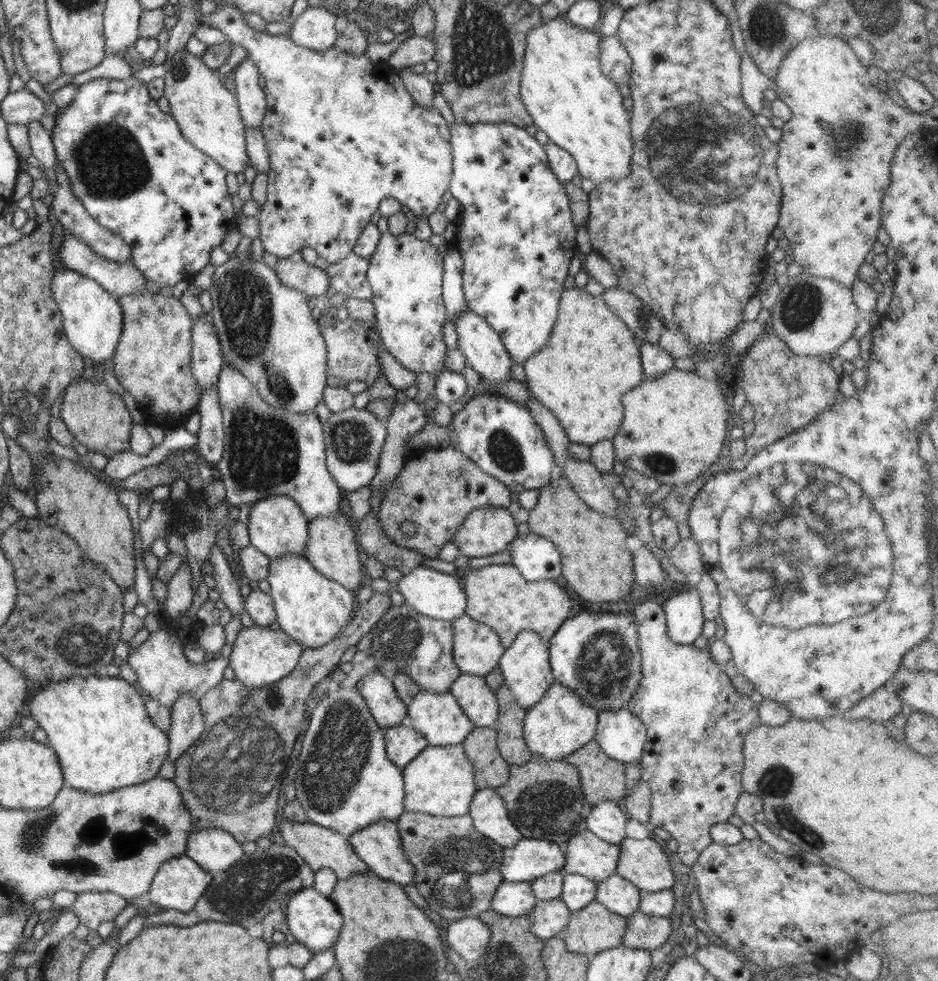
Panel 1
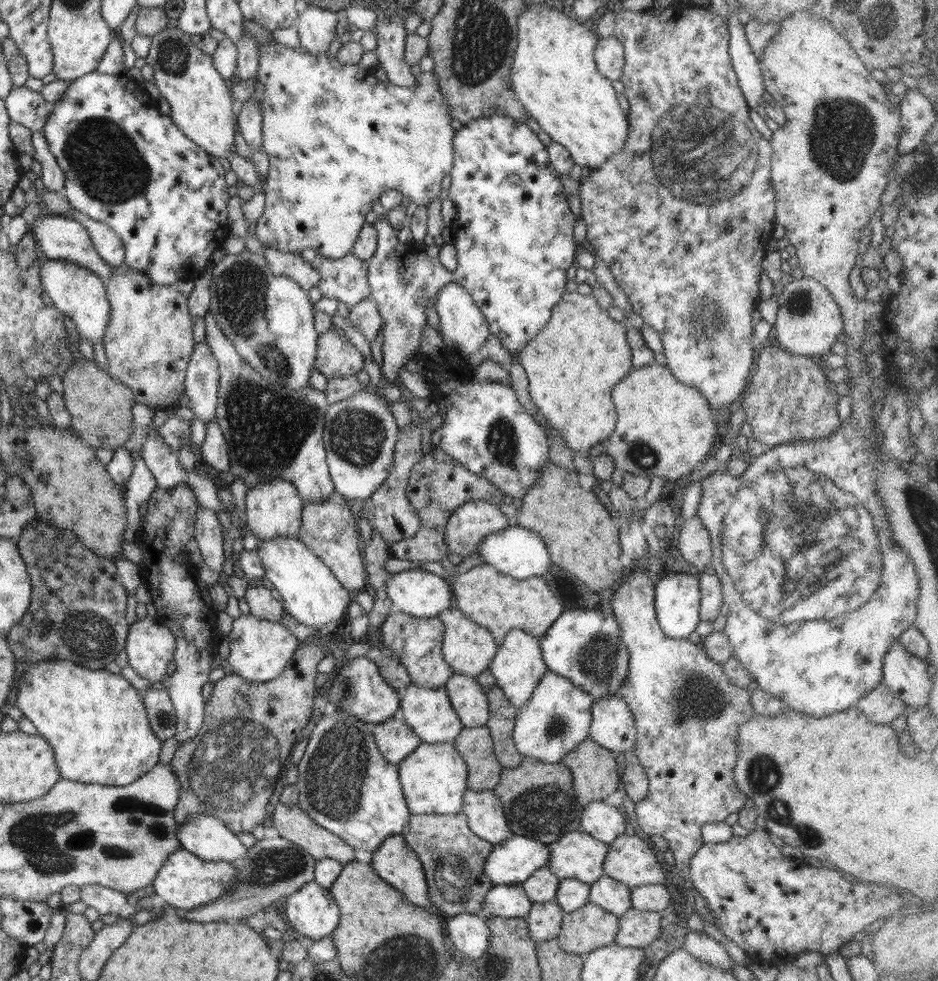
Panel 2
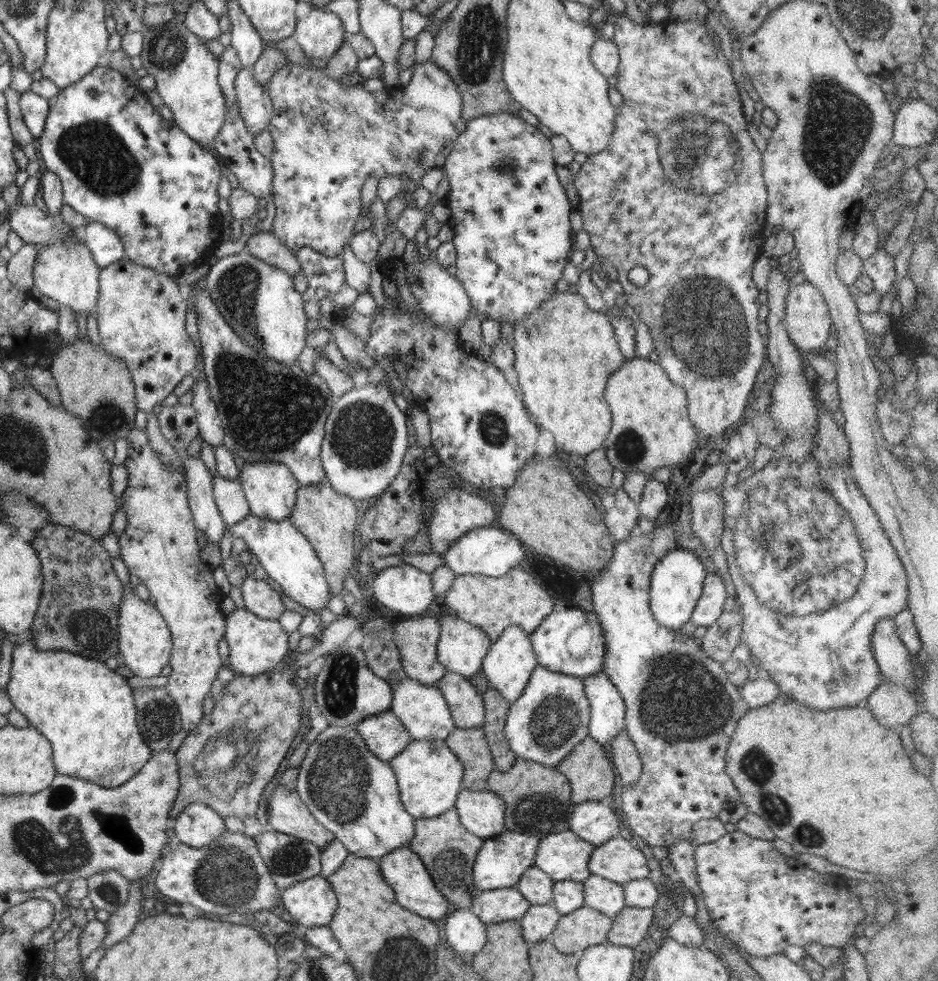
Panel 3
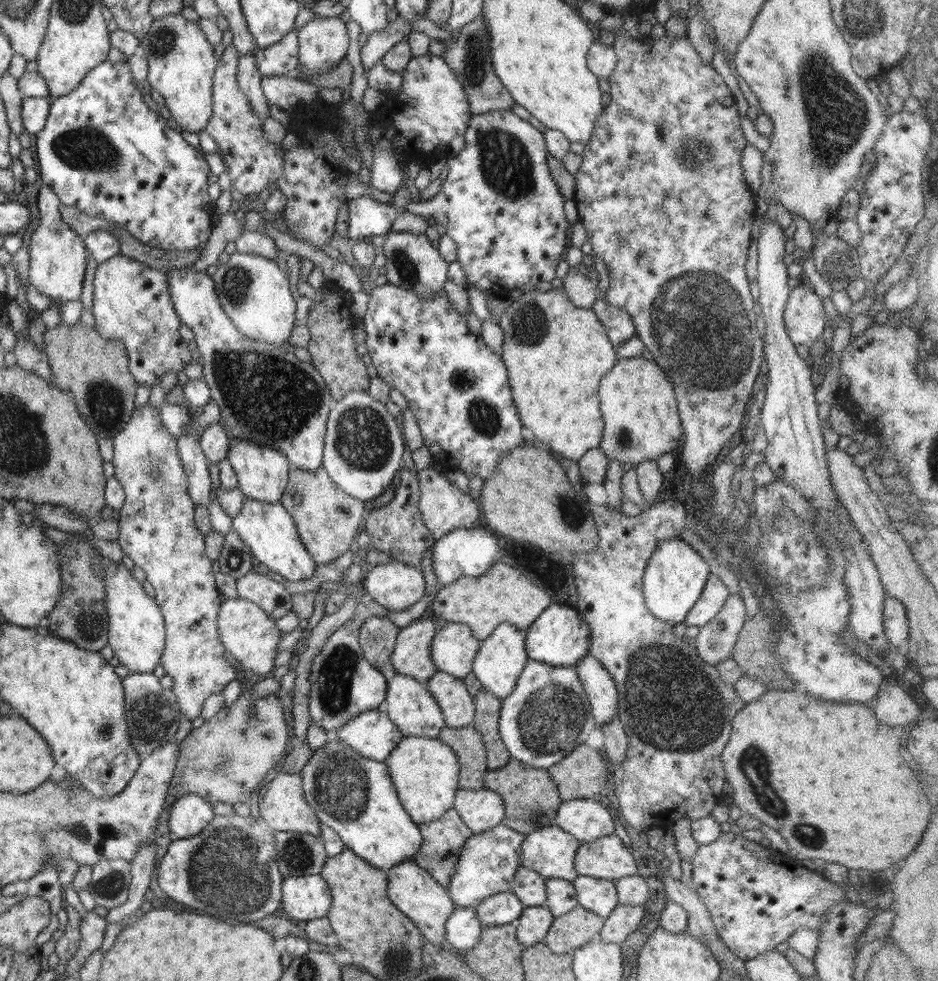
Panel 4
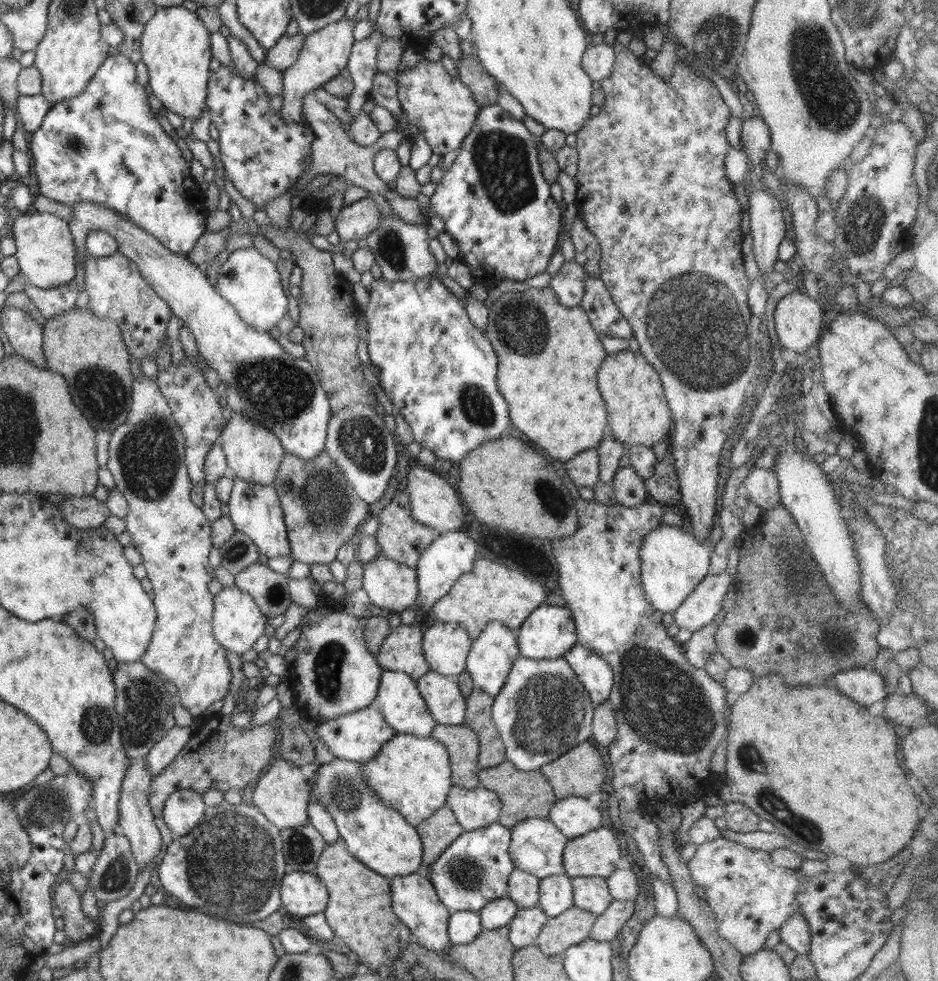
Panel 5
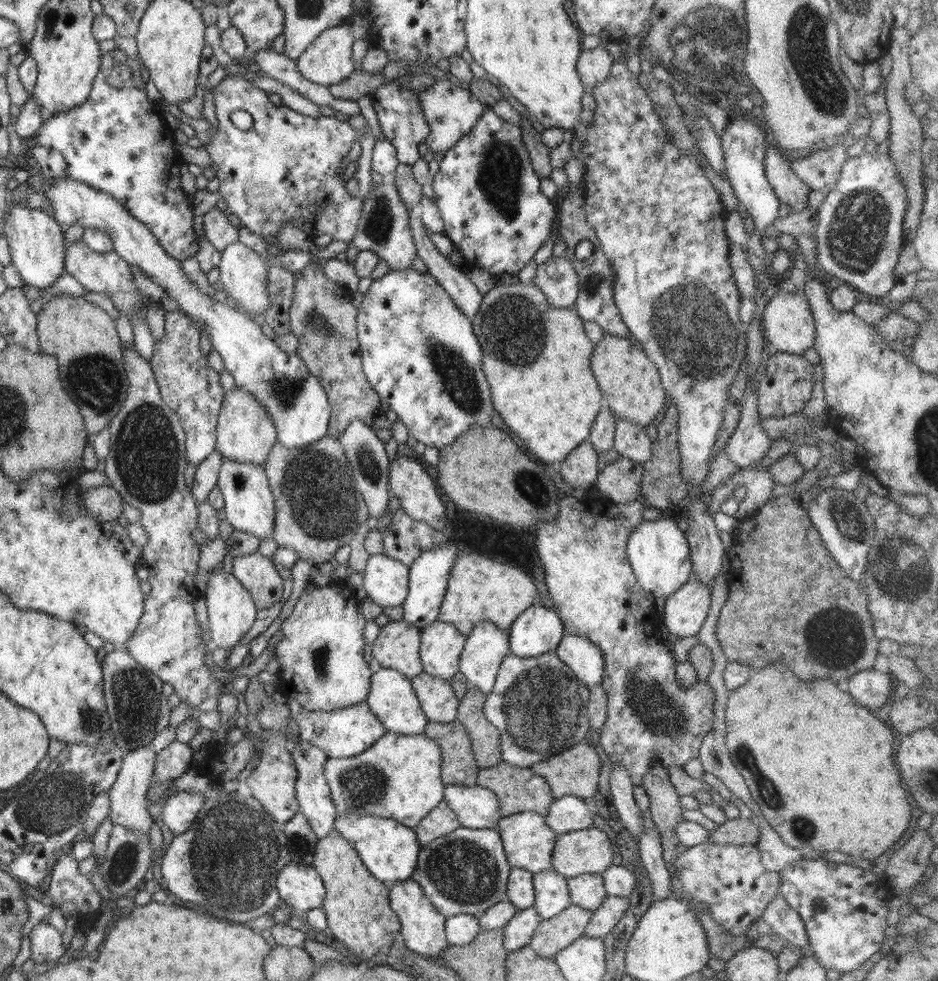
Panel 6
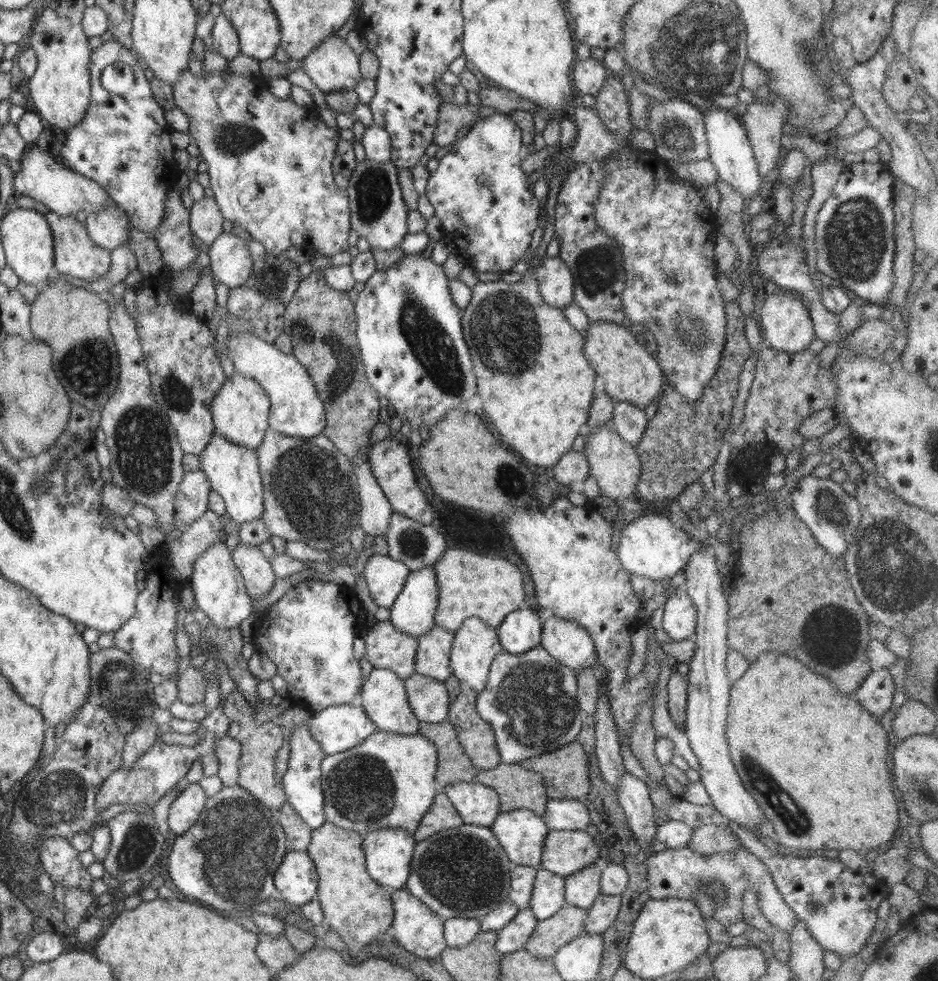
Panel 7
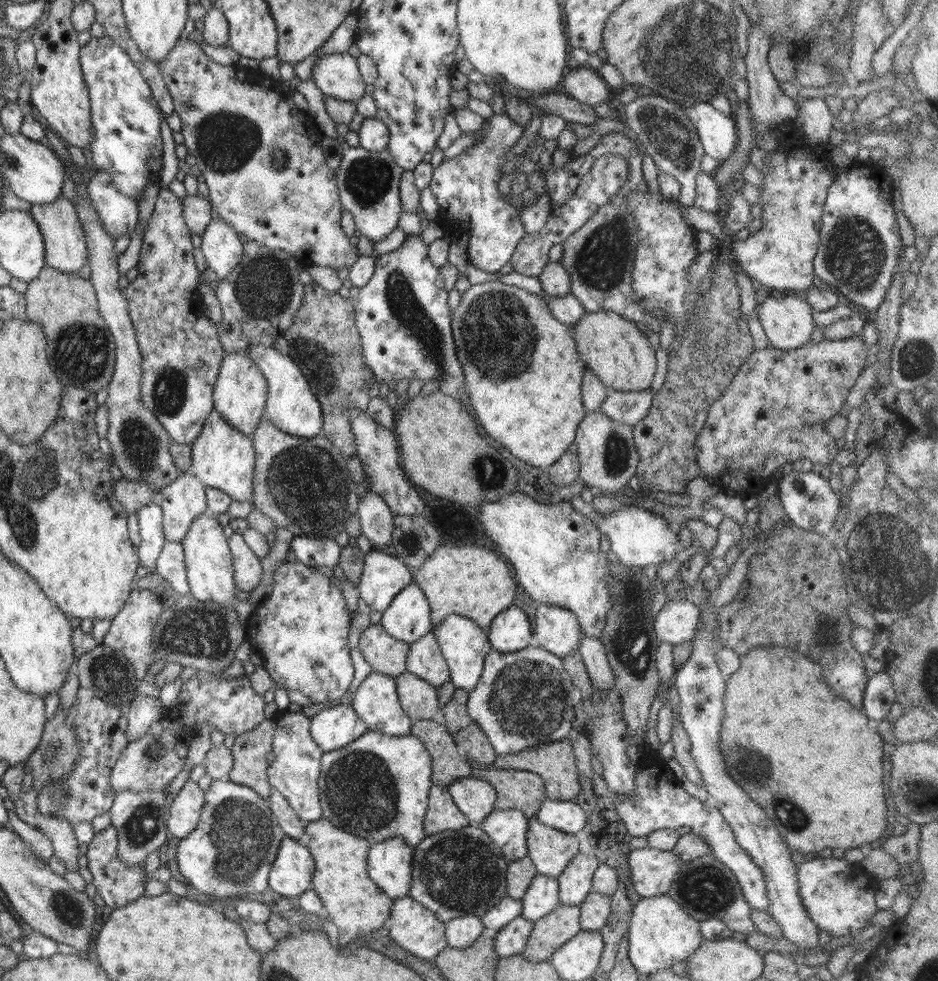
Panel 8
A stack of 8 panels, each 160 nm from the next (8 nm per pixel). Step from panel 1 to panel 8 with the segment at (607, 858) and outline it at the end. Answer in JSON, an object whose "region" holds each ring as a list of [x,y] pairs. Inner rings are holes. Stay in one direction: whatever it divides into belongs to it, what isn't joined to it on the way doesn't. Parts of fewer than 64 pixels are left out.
{"region":[[[496,808],[478,824],[508,861],[515,861],[527,855],[528,825],[529,819],[522,811]]]}

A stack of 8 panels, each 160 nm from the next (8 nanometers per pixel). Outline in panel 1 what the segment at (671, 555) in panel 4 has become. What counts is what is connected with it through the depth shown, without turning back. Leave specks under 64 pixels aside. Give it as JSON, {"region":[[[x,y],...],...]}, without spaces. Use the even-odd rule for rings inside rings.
{"region":[[[694,588],[680,589],[676,596],[664,602],[667,635],[676,644],[693,645],[702,634],[706,618],[703,614],[700,596]]]}

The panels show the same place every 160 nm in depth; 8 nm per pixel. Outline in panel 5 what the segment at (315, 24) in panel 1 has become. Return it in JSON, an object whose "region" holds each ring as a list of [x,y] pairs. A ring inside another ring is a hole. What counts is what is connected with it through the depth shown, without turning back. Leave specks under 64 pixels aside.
{"region":[[[342,17],[338,22],[333,22],[324,28],[309,34],[304,41],[296,62],[283,72],[284,98],[280,120],[286,124],[300,124],[302,122],[303,98],[313,90],[320,88],[323,84],[330,82],[338,73],[347,68],[347,62],[351,55],[351,48],[355,43],[352,35],[354,22]]]}

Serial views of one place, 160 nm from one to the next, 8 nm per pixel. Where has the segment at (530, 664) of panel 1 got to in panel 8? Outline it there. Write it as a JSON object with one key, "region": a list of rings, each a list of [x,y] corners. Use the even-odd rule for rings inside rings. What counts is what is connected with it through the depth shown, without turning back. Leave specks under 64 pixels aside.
{"region":[[[450,614],[438,628],[434,629],[434,635],[436,635],[438,647],[440,647],[440,651],[450,671],[451,683],[456,688],[462,687],[462,690],[468,692],[474,690],[474,687],[480,680],[484,668],[484,660],[488,652],[492,650],[488,632],[480,629],[476,623],[464,616]]]}

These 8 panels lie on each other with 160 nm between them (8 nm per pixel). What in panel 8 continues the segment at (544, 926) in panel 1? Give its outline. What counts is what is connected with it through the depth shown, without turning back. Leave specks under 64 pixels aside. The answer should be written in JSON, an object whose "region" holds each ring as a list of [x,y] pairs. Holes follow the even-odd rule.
{"region":[[[522,915],[517,916],[501,928],[493,940],[493,948],[499,957],[509,957],[521,954],[531,935],[533,922],[524,918]]]}

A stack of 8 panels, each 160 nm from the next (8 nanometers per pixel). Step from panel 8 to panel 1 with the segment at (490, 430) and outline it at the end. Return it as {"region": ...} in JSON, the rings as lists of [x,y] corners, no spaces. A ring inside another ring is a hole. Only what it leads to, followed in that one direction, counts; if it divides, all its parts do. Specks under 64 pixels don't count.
{"region":[[[576,286],[564,289],[548,342],[523,364],[526,388],[554,414],[571,443],[590,447],[601,440],[611,440],[624,418],[620,396],[644,380],[639,345],[634,333],[606,306],[601,295],[590,295],[586,289]]]}

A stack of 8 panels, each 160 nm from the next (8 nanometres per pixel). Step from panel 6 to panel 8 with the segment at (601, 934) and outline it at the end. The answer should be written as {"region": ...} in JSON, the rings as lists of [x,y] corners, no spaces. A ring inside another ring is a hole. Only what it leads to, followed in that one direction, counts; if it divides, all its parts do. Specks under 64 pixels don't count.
{"region":[[[590,891],[579,907],[581,927],[584,930],[599,931],[611,913],[611,896]]]}

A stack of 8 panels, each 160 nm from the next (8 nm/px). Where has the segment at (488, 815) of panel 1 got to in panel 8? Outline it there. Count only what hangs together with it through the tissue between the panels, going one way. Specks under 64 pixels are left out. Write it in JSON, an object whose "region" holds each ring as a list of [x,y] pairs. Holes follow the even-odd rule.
{"region":[[[460,777],[448,786],[453,801],[471,824],[481,823],[494,809],[496,789],[476,777]]]}

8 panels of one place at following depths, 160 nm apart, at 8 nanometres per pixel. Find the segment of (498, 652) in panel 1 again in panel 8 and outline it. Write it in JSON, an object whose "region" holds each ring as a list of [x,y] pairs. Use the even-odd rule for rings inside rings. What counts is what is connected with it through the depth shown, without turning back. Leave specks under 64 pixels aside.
{"region":[[[434,630],[411,642],[406,670],[436,687],[451,680]]]}

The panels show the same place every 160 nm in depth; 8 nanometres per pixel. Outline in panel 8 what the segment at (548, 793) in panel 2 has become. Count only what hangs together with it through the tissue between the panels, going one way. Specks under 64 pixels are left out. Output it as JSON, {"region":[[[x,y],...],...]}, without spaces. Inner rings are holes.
{"region":[[[473,768],[472,777],[489,782],[497,792],[496,809],[516,809],[531,819],[547,798],[542,777],[525,770]]]}

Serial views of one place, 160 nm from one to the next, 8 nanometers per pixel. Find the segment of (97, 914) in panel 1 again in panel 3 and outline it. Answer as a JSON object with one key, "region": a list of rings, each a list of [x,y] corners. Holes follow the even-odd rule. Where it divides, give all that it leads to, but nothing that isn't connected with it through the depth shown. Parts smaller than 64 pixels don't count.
{"region":[[[100,871],[86,879],[87,896],[94,908],[114,913],[127,903],[131,883],[118,871]]]}

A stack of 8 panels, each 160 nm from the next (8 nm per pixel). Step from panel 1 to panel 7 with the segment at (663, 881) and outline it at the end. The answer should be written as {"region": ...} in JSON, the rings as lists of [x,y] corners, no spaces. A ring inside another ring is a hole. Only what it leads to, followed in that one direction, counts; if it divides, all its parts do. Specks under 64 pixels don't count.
{"region":[[[549,830],[542,851],[542,869],[562,877],[584,870],[590,864],[600,864],[600,847],[586,830]]]}

